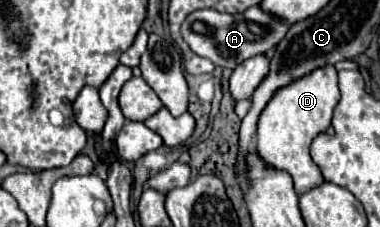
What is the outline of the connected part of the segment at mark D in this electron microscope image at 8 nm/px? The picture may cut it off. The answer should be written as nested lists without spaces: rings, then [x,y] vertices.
[[[327,65],[293,81],[285,89],[279,89],[259,117],[255,141],[257,153],[269,167],[287,171],[293,177],[293,187],[297,195],[303,195],[323,183],[321,169],[313,163],[309,147],[319,133],[329,129],[333,109],[337,103],[339,103],[337,71],[333,65]]]

